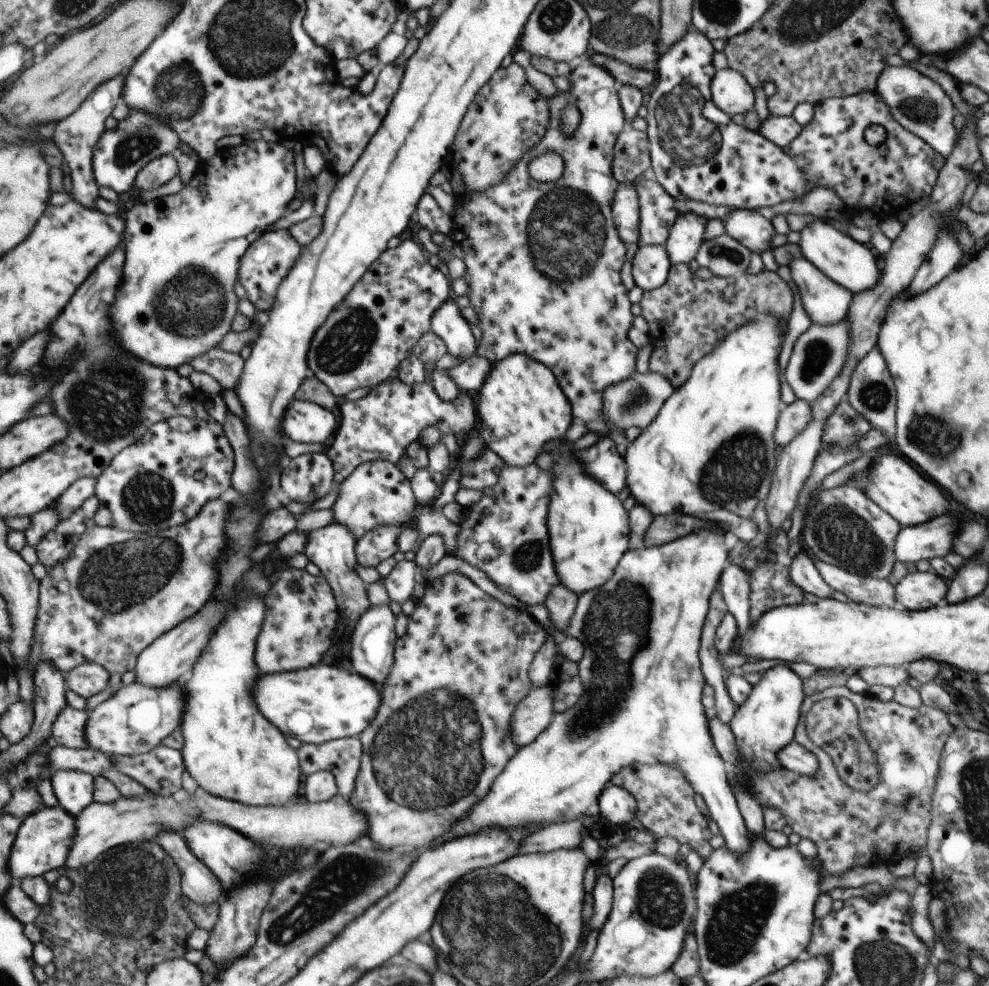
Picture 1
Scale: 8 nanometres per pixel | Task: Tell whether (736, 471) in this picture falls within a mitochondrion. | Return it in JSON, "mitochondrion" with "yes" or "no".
{"mitochondrion":"yes"}

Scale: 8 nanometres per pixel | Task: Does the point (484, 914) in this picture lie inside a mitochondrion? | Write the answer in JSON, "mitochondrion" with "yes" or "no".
{"mitochondrion":"yes"}

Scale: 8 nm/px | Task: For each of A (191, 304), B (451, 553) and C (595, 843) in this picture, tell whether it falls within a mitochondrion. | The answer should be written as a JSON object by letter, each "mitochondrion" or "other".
{"A":"mitochondrion","B":"other","C":"other"}

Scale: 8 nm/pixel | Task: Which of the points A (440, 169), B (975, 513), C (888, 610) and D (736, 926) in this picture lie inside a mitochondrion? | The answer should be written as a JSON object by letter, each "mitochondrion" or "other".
{"A":"other","B":"other","C":"other","D":"mitochondrion"}

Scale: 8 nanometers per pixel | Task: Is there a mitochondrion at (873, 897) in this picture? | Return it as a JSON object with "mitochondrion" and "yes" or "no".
{"mitochondrion":"no"}

